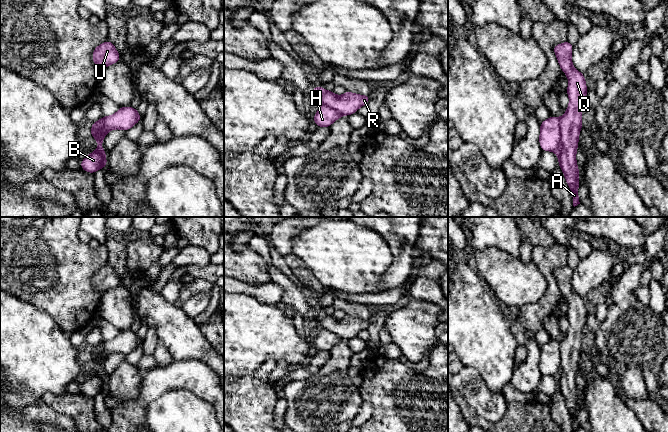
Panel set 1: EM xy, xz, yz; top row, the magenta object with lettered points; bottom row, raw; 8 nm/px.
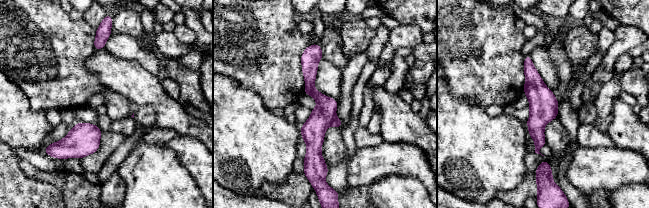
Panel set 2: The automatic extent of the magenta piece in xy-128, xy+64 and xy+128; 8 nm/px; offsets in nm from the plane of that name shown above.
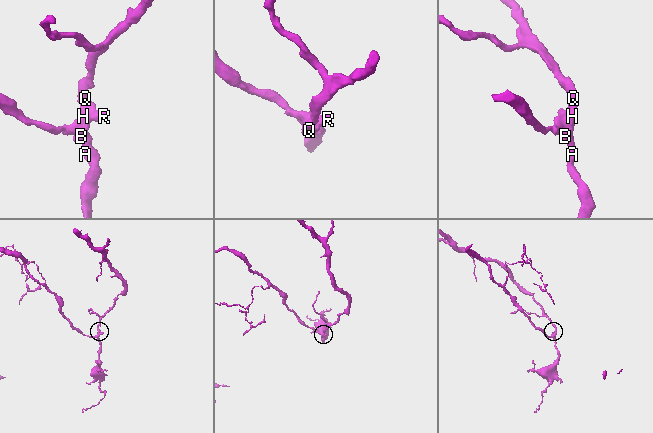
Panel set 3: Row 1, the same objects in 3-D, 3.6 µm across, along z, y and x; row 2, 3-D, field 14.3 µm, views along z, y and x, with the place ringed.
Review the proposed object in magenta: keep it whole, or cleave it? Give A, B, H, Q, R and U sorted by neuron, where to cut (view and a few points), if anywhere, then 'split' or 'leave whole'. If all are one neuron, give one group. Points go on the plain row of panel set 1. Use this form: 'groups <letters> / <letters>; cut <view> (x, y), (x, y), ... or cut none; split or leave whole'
groups A B H Q U / R; cut yz (560, 342), (560, 372), (557, 377); split

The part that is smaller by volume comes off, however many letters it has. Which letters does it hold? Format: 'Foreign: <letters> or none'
Foreign: A, B, H, Q, U

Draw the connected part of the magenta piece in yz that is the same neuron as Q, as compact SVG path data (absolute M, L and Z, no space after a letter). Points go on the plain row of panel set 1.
M567 264L563 268L553 270L561 294L567 299L569 309L566 317L569 329L566 337L560 342L561 371L557 377L559 391L564 397L571 414L573 430L580 428L578 420L579 392L576 387L578 362L582 353L582 331L586 324L587 310L583 297L577 295L571 284L573 269Z

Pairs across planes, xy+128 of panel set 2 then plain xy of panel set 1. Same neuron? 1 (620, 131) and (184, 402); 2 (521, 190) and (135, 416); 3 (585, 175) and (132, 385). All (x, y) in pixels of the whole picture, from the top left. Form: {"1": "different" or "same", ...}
{"1": "different", "2": "same", "3": "different"}

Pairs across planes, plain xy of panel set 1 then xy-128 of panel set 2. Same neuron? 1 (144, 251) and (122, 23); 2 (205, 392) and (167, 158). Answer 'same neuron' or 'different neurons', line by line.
1: same neuron
2: different neurons

